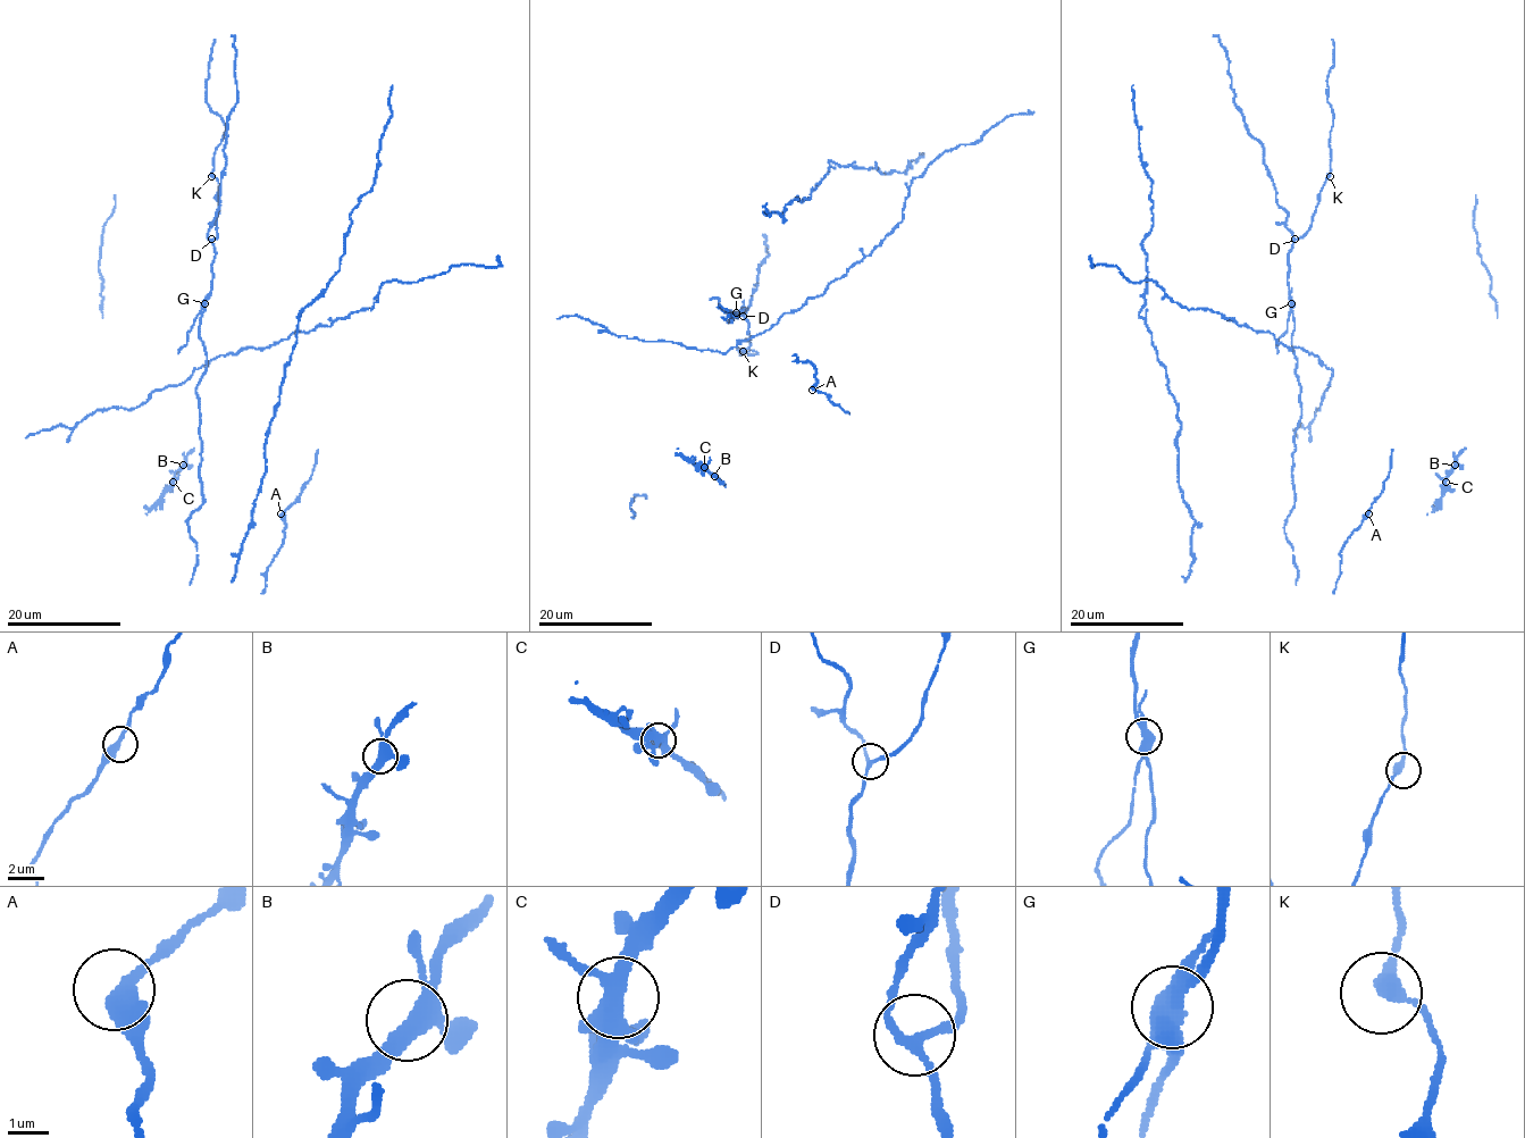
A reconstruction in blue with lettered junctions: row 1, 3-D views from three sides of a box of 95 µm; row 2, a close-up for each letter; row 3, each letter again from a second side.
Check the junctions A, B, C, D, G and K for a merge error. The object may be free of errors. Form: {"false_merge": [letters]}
{"false_merge": ["G"]}

